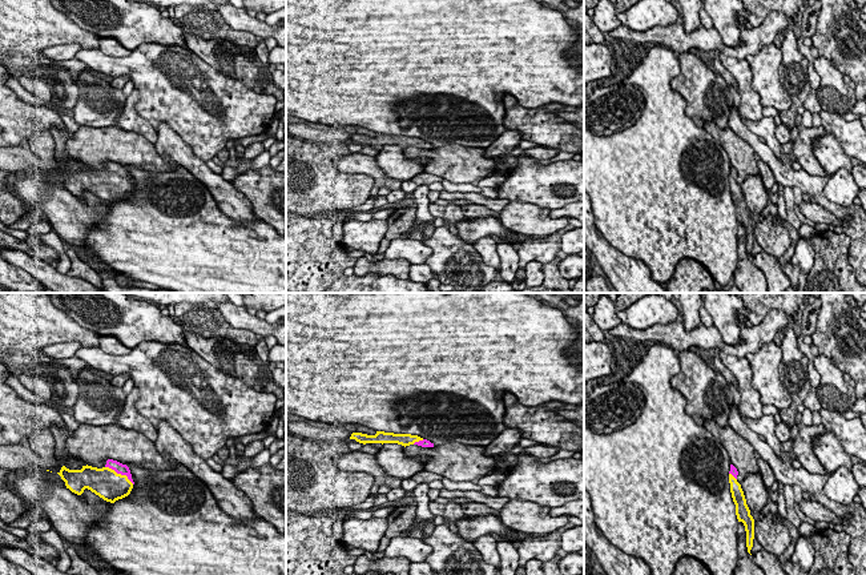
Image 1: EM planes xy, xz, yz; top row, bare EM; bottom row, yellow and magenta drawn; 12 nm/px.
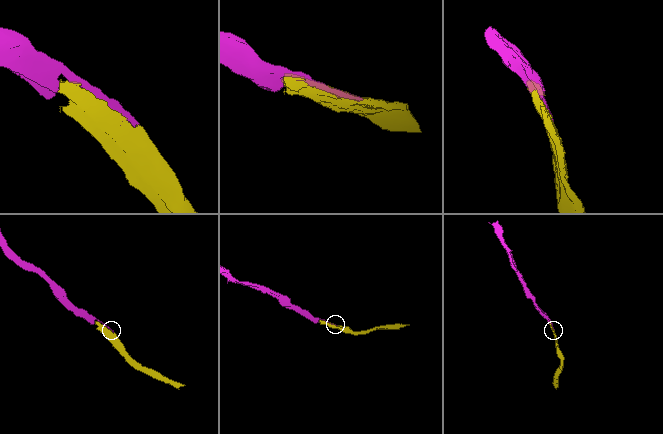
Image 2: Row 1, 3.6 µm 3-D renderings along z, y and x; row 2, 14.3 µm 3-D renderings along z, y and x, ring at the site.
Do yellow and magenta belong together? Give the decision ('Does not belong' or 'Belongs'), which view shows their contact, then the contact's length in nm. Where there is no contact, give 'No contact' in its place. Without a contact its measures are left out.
Belongs. Touches yellow in xy. Shared border 420 nm

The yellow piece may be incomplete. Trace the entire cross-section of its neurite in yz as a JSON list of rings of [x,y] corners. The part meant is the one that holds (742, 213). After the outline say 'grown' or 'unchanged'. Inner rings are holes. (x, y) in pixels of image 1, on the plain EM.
[[[730,166],[729,173],[729,185],[730,185],[730,194],[733,204],[736,206],[736,217],[738,224],[742,224],[746,233],[746,249],[748,254],[750,256],[750,252],[753,249],[753,241],[754,241],[754,221],[750,217],[750,212],[746,206],[746,201],[744,197],[744,193],[741,190],[741,186],[737,184],[738,173],[737,170]]] | grown

